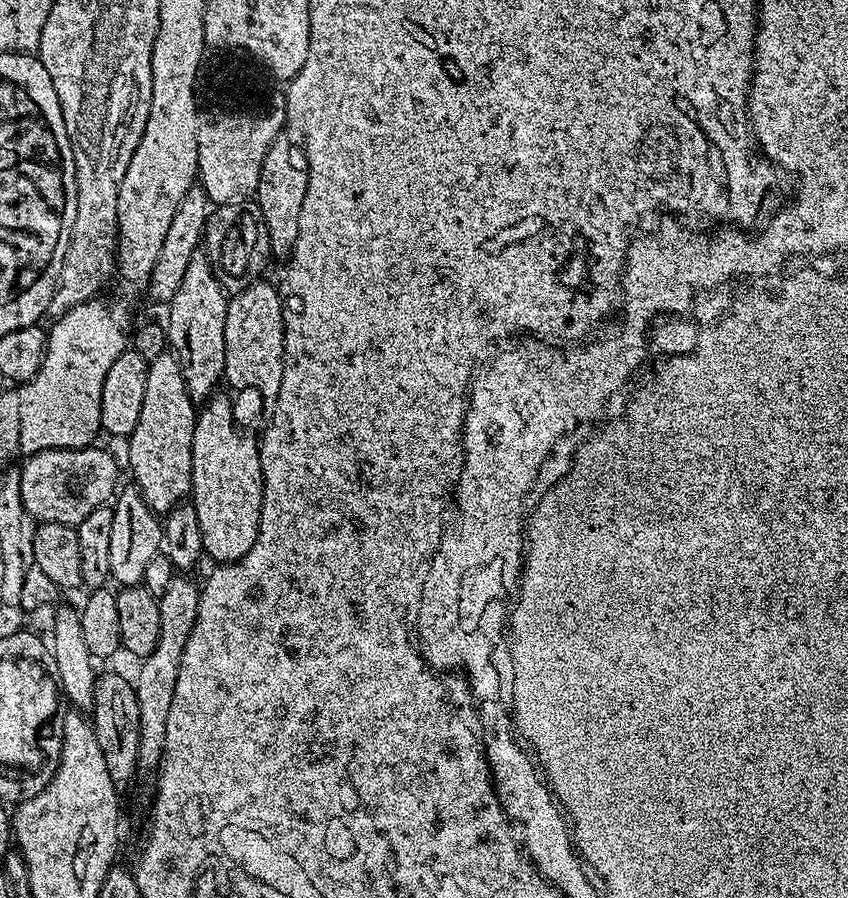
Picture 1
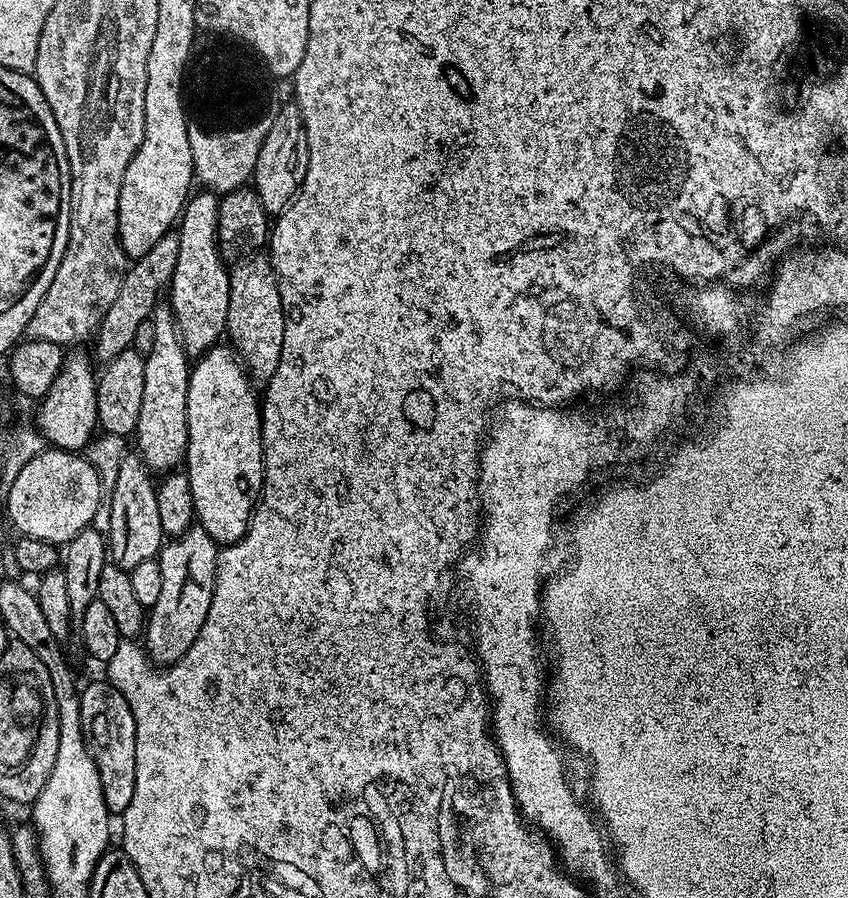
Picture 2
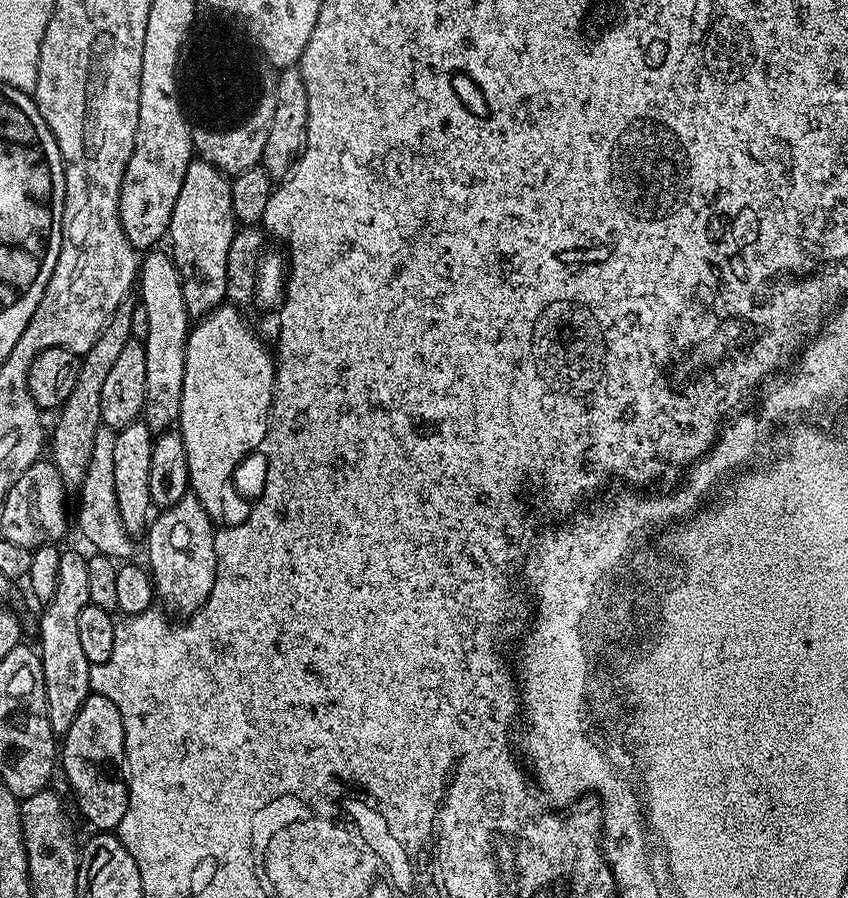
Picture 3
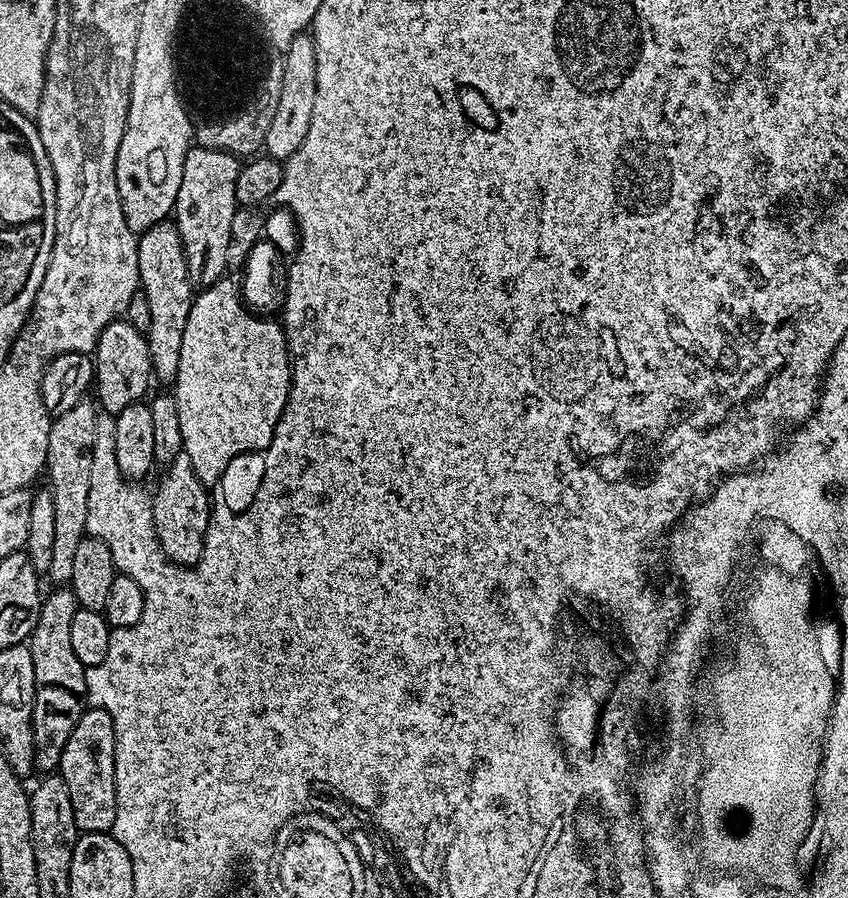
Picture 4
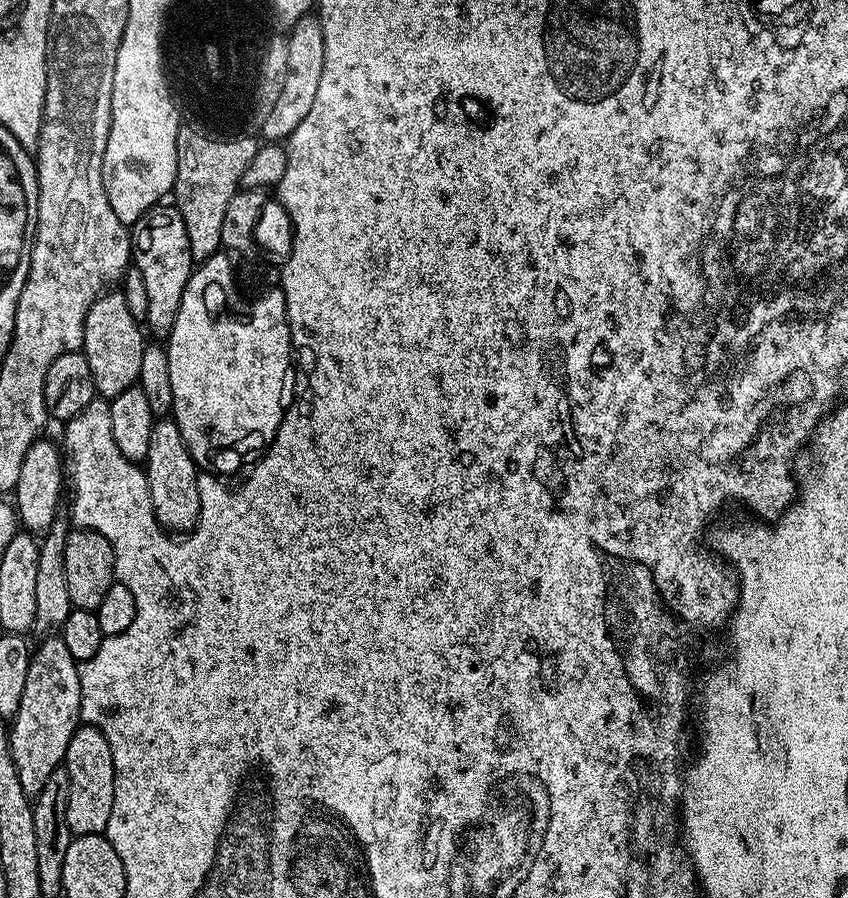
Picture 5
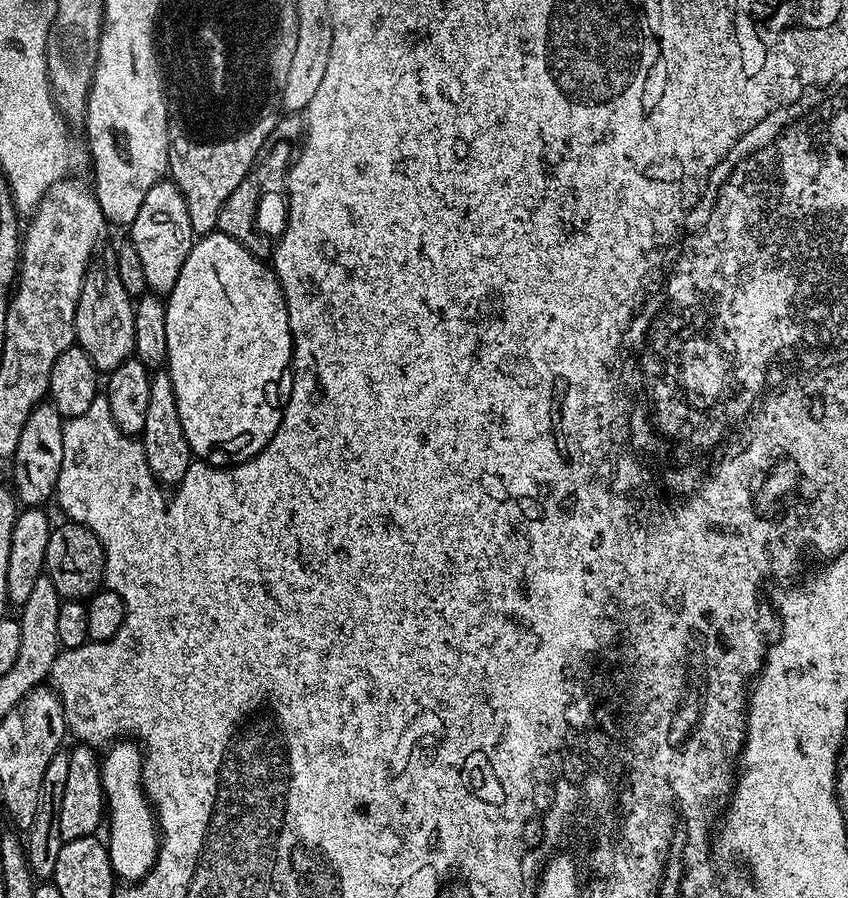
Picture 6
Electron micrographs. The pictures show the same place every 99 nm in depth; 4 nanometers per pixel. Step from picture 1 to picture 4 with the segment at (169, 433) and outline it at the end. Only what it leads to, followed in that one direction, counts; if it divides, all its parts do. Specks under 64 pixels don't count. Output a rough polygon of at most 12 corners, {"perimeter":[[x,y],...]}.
{"perimeter":[[166,219],[139,233],[152,374],[171,385],[192,309],[182,238]]}

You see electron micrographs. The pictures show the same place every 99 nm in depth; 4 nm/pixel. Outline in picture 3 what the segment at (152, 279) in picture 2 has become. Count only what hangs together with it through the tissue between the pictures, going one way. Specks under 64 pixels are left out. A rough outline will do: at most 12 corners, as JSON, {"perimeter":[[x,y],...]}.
{"perimeter":[[131,303],[83,353],[50,428],[50,459],[79,489],[101,427],[102,386],[132,338]]}

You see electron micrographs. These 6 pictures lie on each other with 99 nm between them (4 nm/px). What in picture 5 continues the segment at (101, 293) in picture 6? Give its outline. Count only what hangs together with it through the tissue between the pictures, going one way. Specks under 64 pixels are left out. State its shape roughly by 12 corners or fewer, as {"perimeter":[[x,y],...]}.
{"perimeter":[[119,291],[97,296],[82,349],[93,389],[139,381],[146,337]]}

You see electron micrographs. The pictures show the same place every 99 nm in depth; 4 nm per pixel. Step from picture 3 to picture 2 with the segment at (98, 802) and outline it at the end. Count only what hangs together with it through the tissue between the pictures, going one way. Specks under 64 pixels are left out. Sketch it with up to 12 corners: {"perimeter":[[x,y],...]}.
{"perimeter":[[107,679],[79,689],[80,731],[109,813],[134,798],[136,727]]}

